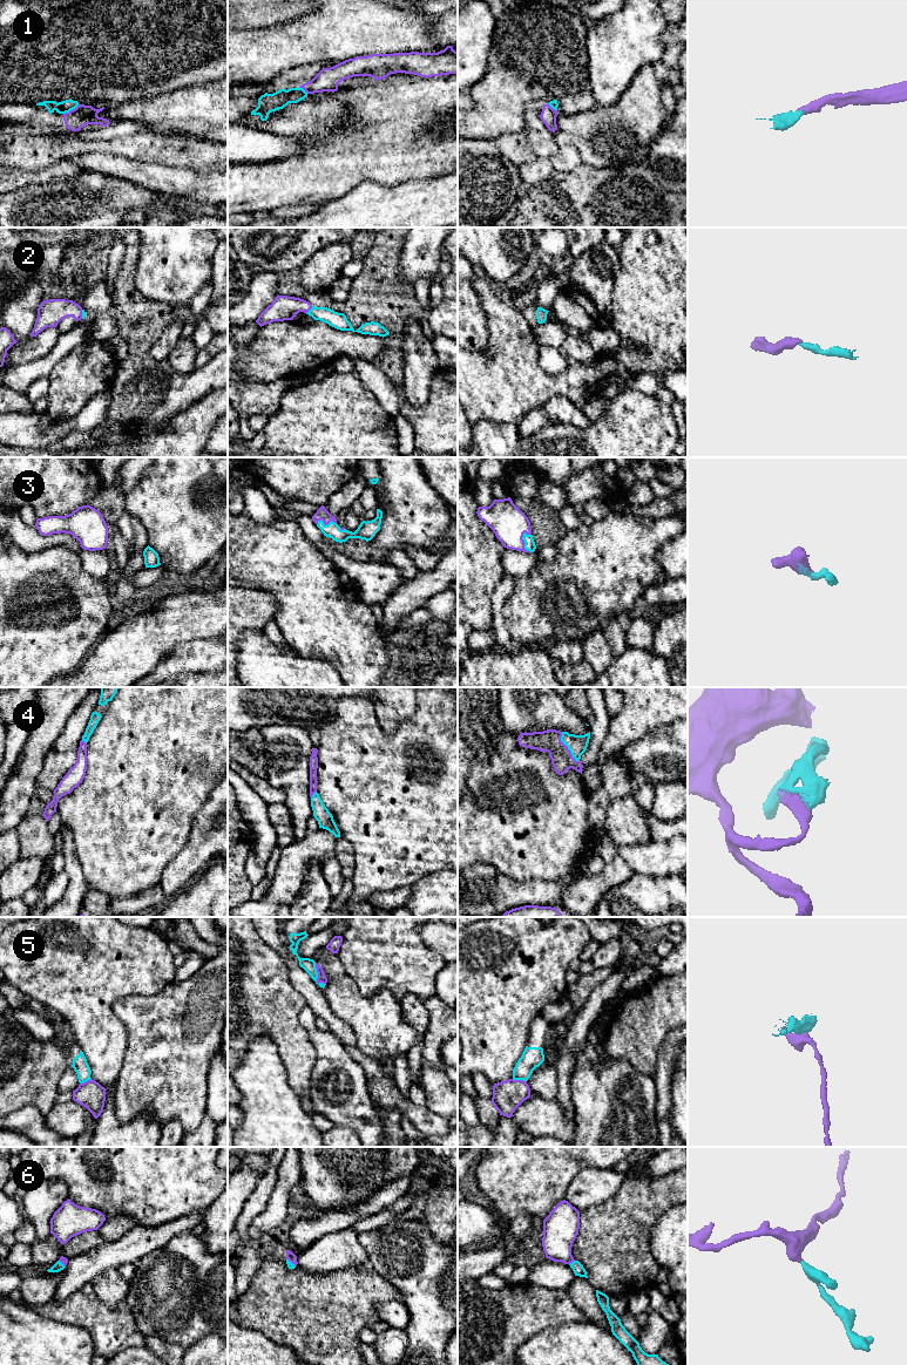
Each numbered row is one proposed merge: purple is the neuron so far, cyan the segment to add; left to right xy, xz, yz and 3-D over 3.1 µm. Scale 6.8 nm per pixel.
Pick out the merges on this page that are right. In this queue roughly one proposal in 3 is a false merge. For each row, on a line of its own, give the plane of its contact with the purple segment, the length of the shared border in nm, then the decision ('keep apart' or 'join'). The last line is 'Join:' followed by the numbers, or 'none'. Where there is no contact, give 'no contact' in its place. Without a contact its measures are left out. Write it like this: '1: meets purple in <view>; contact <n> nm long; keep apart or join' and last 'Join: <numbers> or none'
1: meets purple in xy; contact 130 nm long; keep apart
2: meets purple in xz; contact 70 nm long; join
3: meets purple in yz; contact 150 nm long; join
4: meets purple in yz; contact 240 nm long; join
5: meets purple in xz; contact 170 nm long; keep apart
6: meets purple in yz; contact 50 nm long; join
Join: 2, 3, 4, 6

